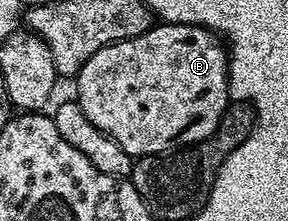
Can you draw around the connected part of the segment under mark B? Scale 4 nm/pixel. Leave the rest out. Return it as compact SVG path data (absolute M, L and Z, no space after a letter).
M160 22L150 30L143 32L140 37L135 36L129 40L119 40L117 44L108 44L84 63L82 70L75 77L74 83L76 83L75 99L82 106L86 118L90 118L90 122L94 122L94 126L98 126L98 130L102 130L102 134L110 134L110 138L114 138L114 142L118 142L118 146L122 146L122 150L126 150L126 154L130 154L133 158L168 152L171 148L177 146L191 146L200 143L200 141L212 135L212 131L218 126L218 122L223 118L230 103L228 52L226 51L225 41L206 28L199 28L197 24Z

